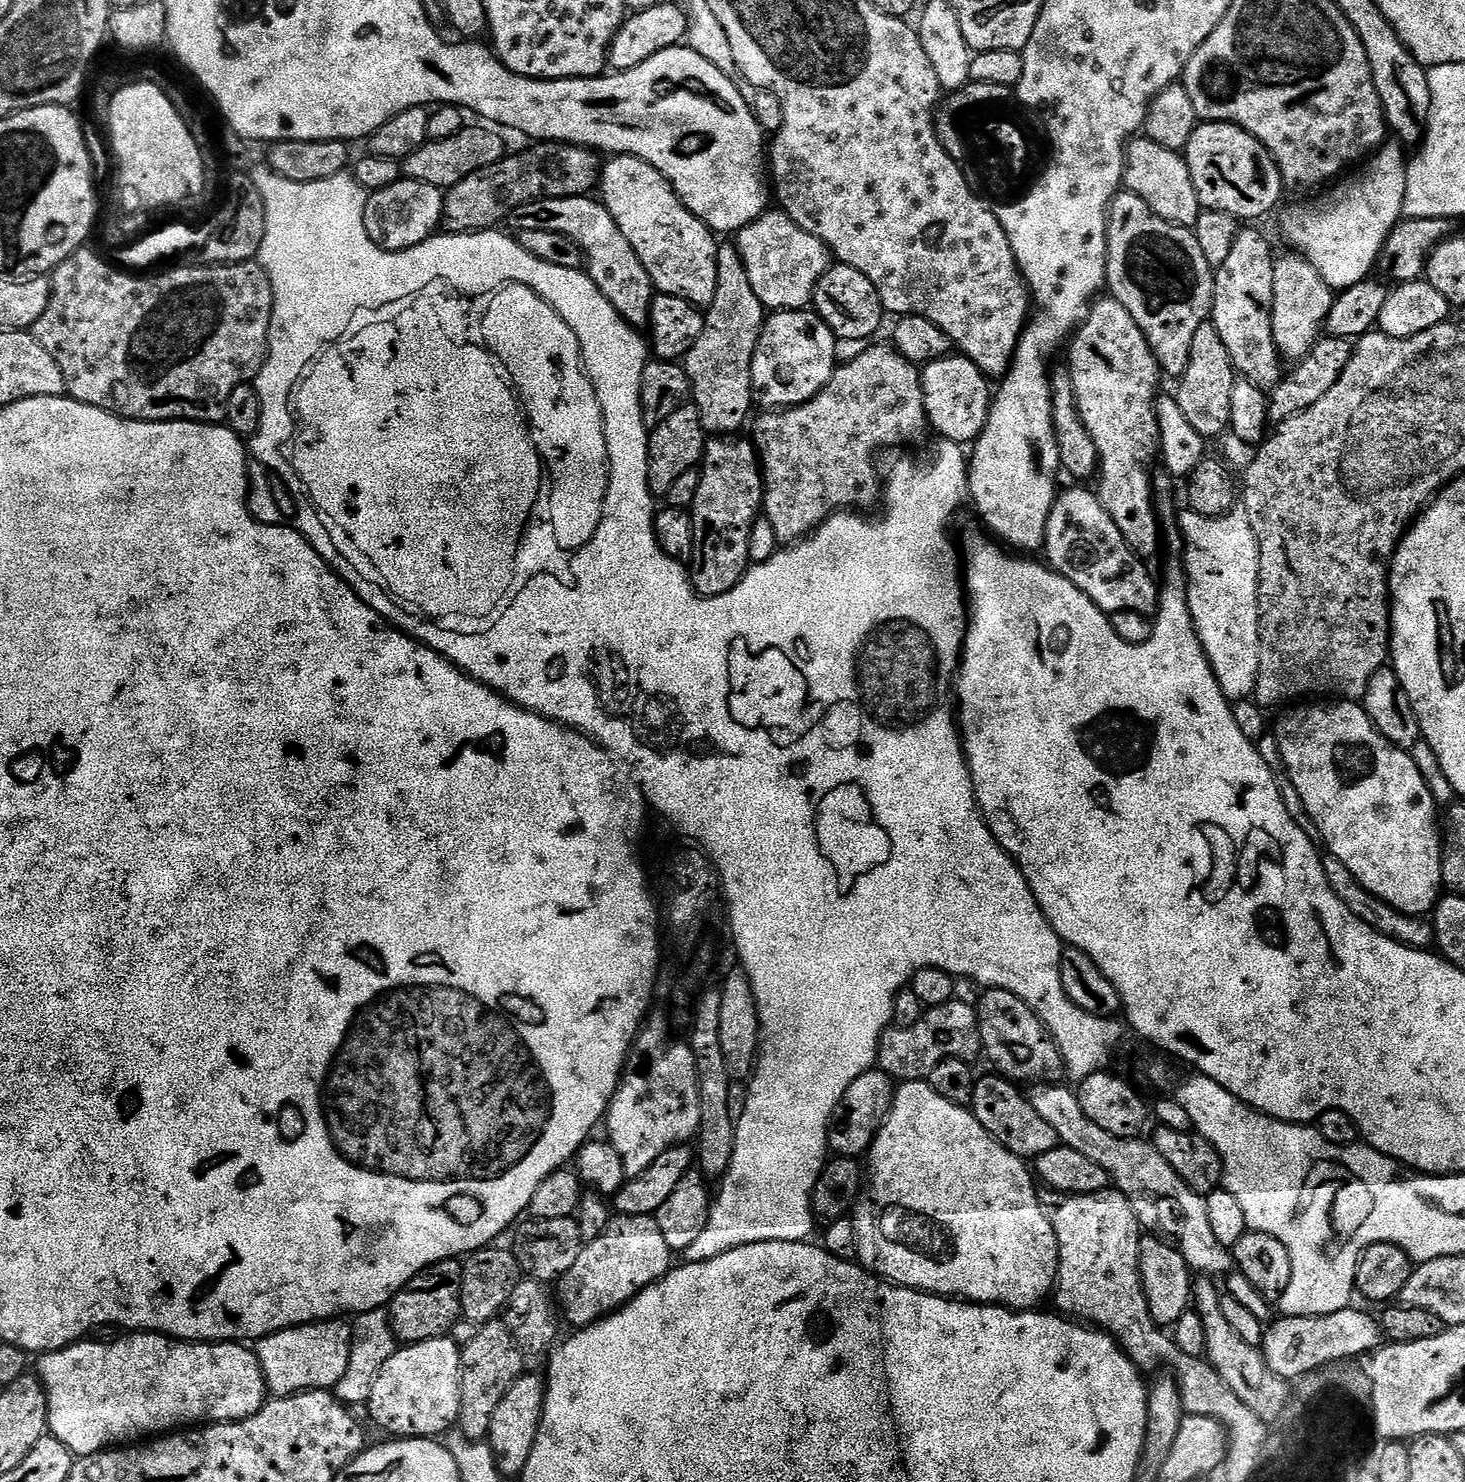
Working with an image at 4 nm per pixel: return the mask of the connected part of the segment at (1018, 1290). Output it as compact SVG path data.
M927 1079L905 1080L895 1089L888 1117L884 1119L880 1132L866 1153L866 1176L866 1191L861 1195L854 1209L854 1230L856 1231L856 1254L859 1263L872 1275L898 1284L901 1288L915 1288L917 1292L931 1292L933 1296L959 1298L973 1304L994 1304L1013 1310L1039 1309L1043 1305L1040 1303L1047 1296L1049 1299L1053 1295L1060 1261L1058 1238L1054 1238L1054 1230L1046 1214L1040 1208L1038 1184L1029 1165L1020 1157L1010 1154L1010 1150L1003 1148L965 1105L946 1102L942 1094L938 1094L928 1085Z

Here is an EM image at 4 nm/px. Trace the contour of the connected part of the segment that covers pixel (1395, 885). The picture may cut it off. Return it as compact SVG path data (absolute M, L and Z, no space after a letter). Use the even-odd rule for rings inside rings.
M1342 700L1339 702L1316 702L1313 708L1296 708L1292 712L1292 717L1288 720L1284 732L1275 733L1276 748L1280 751L1280 764L1288 771L1287 783L1298 790L1298 798L1302 798L1302 806L1314 818L1314 822L1320 831L1320 840L1323 847L1327 849L1331 856L1338 858L1346 870L1366 889L1370 894L1374 894L1382 902L1386 902L1394 910L1398 910L1407 916L1427 917L1436 907L1437 900L1442 895L1442 885L1444 875L1442 866L1444 865L1444 853L1442 851L1442 832L1438 827L1438 805L1431 796L1418 766L1412 761L1411 755L1403 748L1396 748L1385 736L1372 725L1372 720L1368 716L1363 703Z

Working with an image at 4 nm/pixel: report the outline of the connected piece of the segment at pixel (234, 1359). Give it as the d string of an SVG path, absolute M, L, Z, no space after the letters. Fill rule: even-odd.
M134 1332L131 1334L121 1335L120 1339L110 1342L109 1344L94 1344L91 1342L77 1342L68 1345L66 1348L59 1348L56 1352L45 1352L39 1357L40 1369L38 1369L38 1375L40 1381L44 1383L44 1389L48 1395L48 1432L55 1436L58 1442L62 1442L72 1451L73 1457L83 1458L86 1456L93 1456L95 1452L103 1452L109 1446L128 1446L133 1442L143 1441L145 1438L156 1438L161 1434L171 1434L177 1430L187 1429L189 1426L207 1426L209 1424L230 1424L233 1422L239 1422L250 1418L254 1414L258 1414L258 1410L264 1407L266 1401L269 1399L270 1393L268 1390L268 1384L264 1380L262 1374L262 1366L260 1365L260 1359L257 1358L255 1351L251 1347L245 1346L240 1342L189 1342L187 1340L174 1340L171 1336L162 1336L159 1332Z

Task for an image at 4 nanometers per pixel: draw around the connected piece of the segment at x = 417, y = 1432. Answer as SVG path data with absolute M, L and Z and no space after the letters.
M451 1335L439 1336L430 1338L426 1342L397 1347L393 1356L379 1370L374 1381L374 1388L366 1403L366 1410L382 1431L389 1432L387 1434L389 1437L440 1438L459 1421L460 1407L462 1406L461 1345L455 1344L452 1339Z

